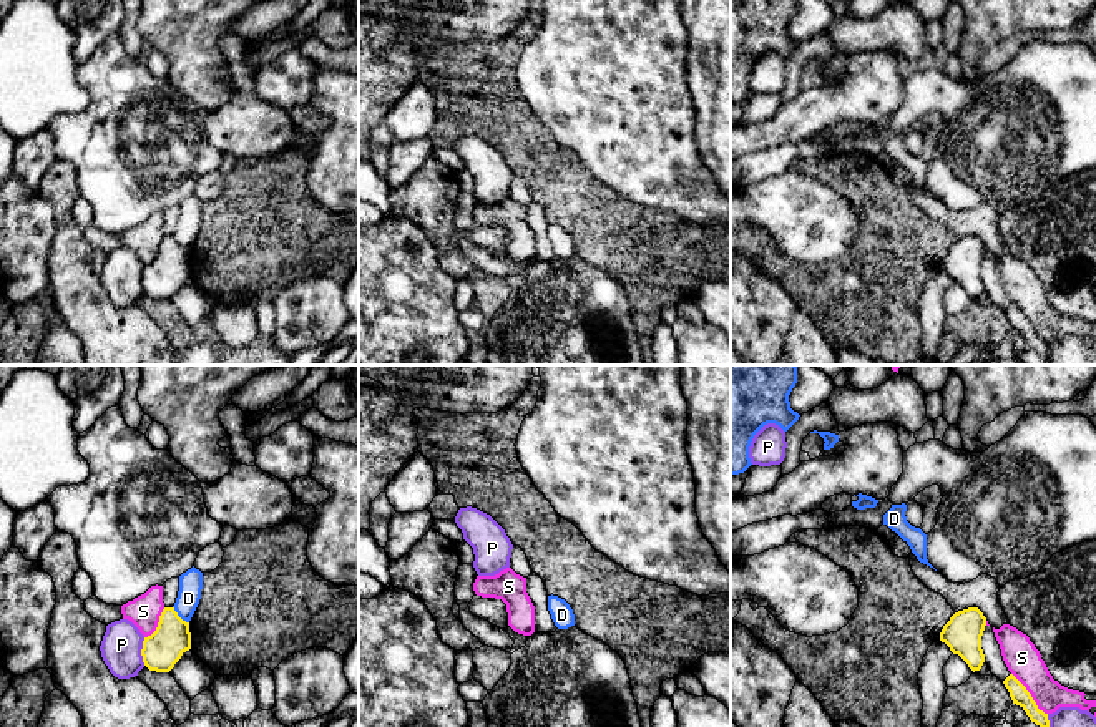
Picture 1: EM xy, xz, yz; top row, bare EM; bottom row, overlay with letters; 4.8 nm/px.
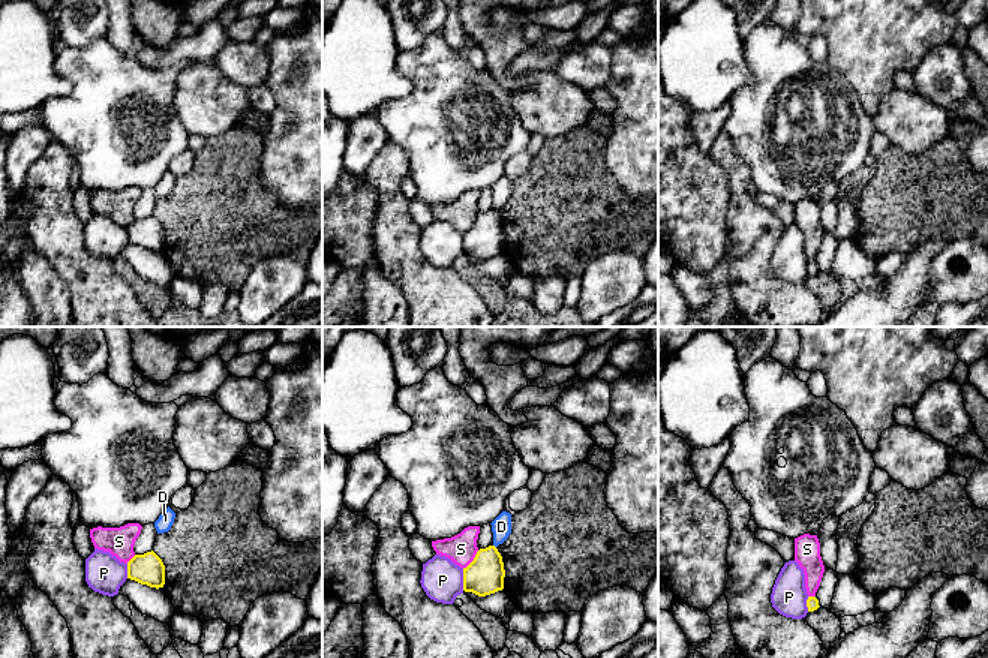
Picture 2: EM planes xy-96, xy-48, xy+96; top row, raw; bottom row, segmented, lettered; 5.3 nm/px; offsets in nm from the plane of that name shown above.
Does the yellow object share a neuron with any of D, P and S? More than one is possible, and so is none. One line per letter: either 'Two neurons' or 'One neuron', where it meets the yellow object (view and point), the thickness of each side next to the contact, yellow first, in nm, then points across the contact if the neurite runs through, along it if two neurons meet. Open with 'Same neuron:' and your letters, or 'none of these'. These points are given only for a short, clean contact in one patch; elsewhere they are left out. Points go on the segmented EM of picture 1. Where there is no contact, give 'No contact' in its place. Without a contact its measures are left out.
Same neuron: none of these
D: Two neurons. Touches yellow at xy (178, 616). Thickness 180 nm (yellow) against 110 nm. Boundary: xy (173, 606), (188, 623)
P: Two neurons. Touches yellow at xy (141, 651). Thickness 180 nm (yellow) against 200 nm
S: Two neurons. Touches yellow at yz (1030, 694). Thickness 90 nm (yellow) against 170 nm

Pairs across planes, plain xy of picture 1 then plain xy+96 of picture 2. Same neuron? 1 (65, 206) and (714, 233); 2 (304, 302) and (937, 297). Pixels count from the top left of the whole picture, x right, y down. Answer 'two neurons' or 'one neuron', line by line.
1: two neurons
2: one neuron

